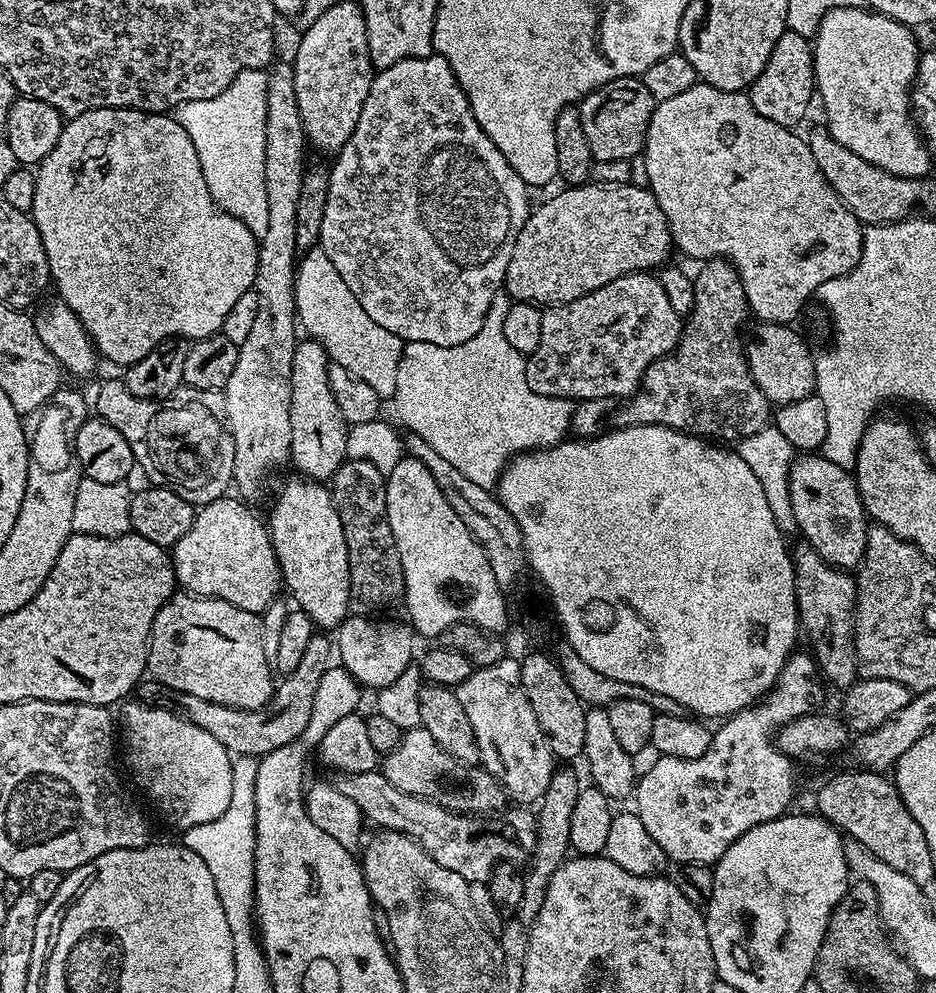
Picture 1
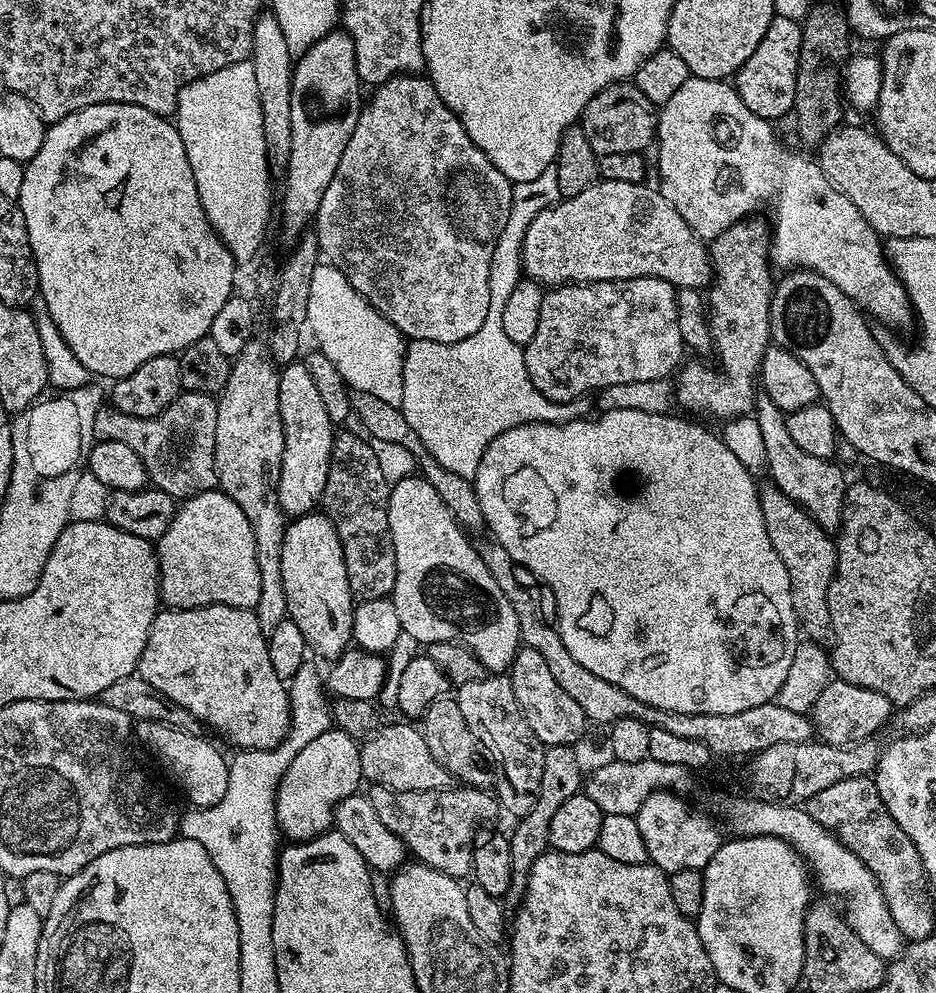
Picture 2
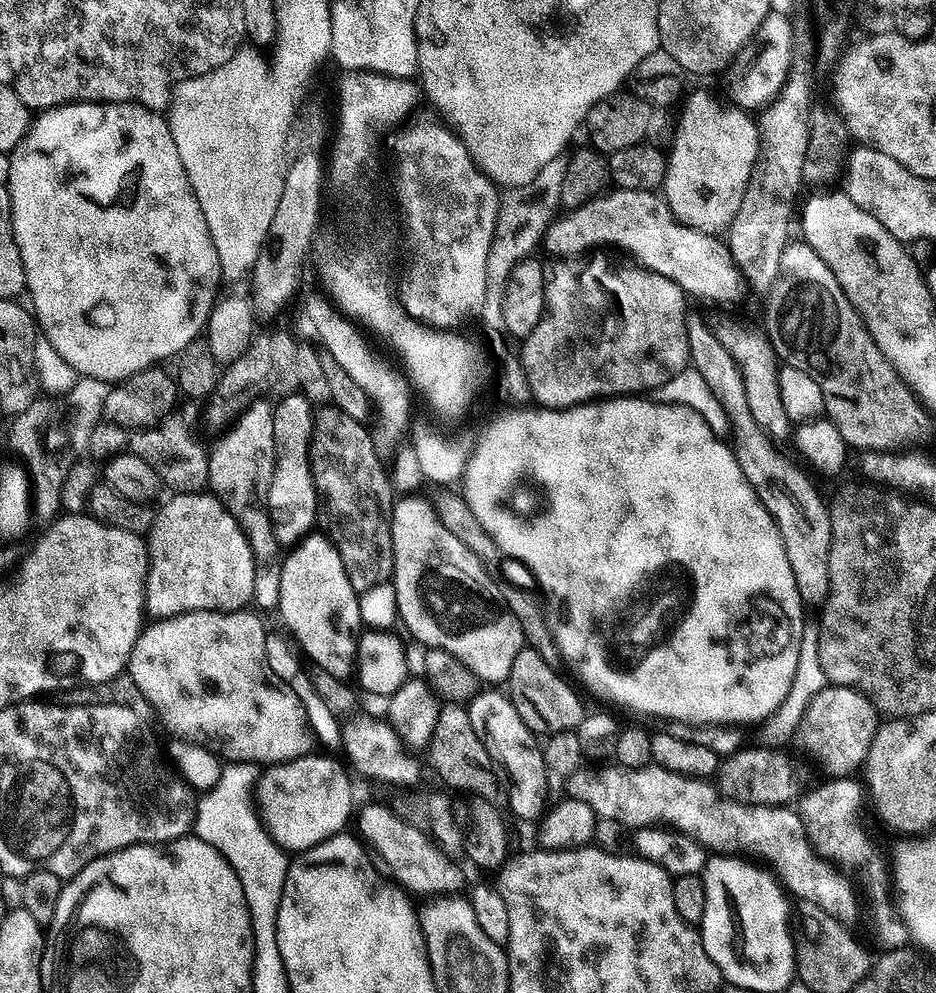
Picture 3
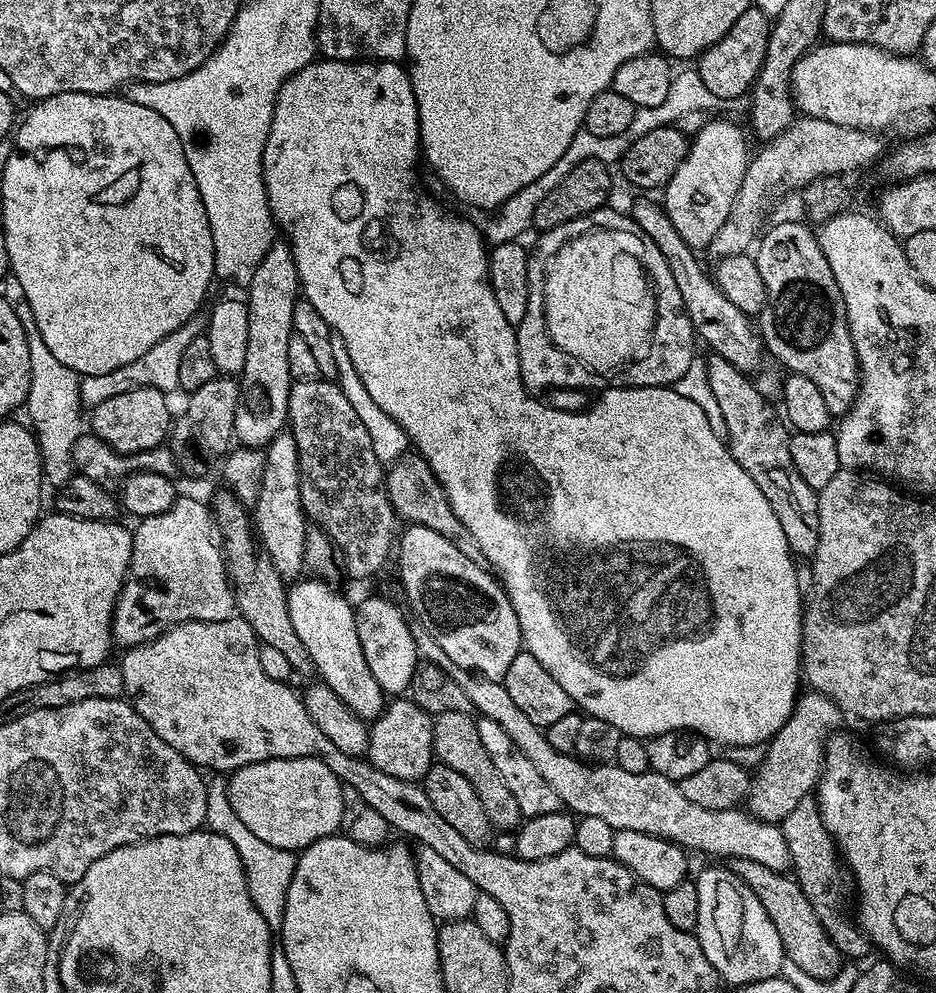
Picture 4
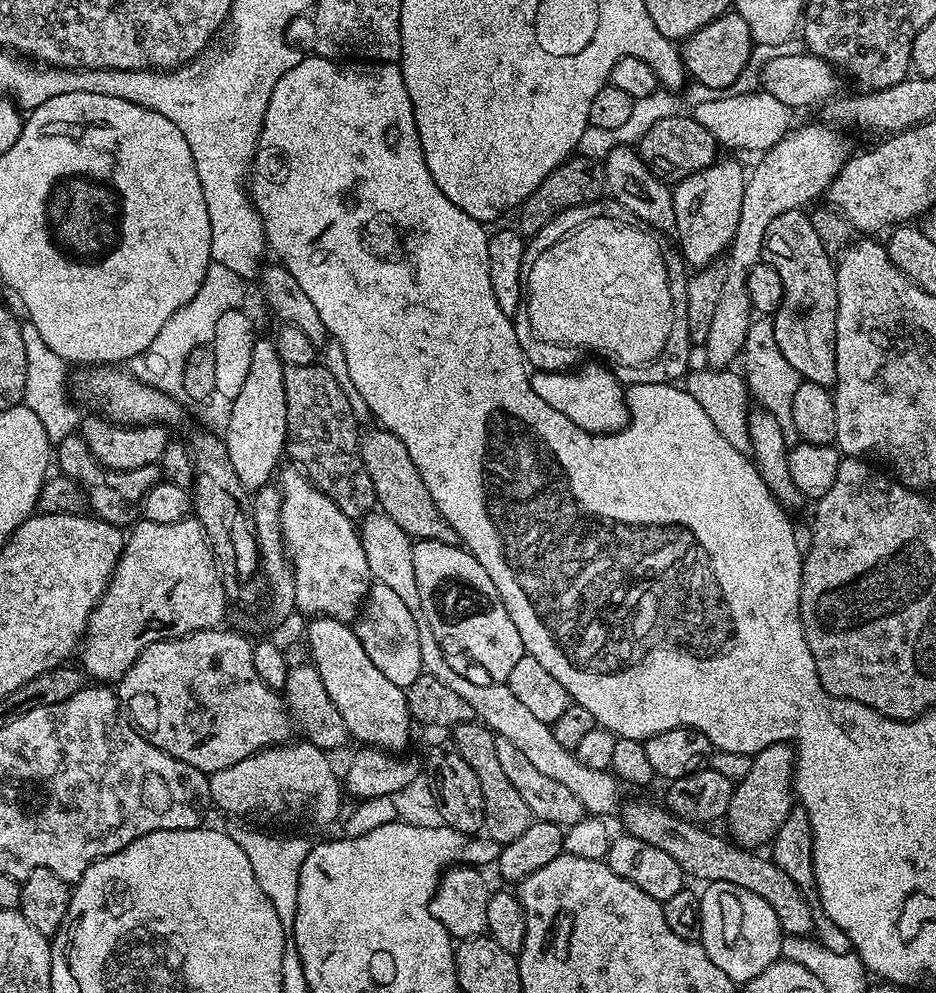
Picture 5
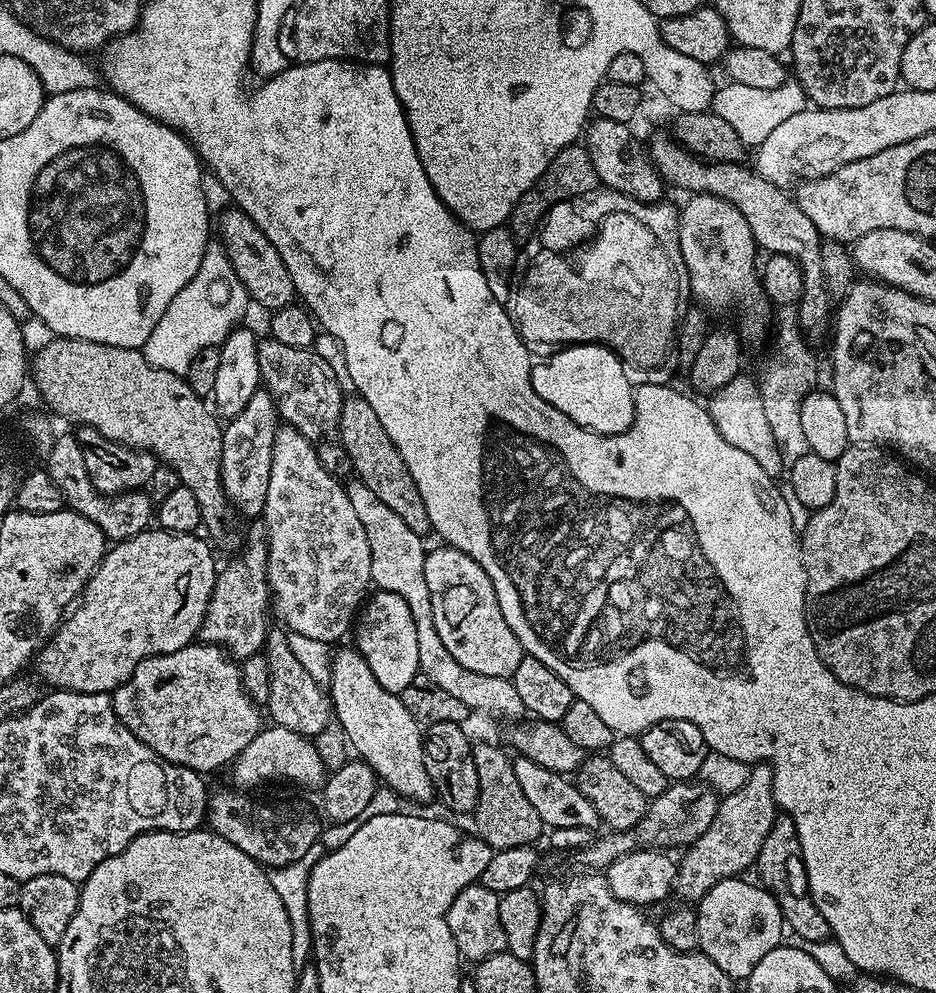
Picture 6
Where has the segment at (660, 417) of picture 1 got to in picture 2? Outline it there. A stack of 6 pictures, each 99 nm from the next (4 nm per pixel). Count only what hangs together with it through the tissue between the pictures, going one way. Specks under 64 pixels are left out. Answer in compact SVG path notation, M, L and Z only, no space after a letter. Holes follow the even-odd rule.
M756 218L731 224L710 244L712 279L706 289L706 311L714 356L720 359L720 368L685 363L674 380L677 405L692 412L705 412L719 422L736 420L755 409L760 364L772 338L770 306L774 279L768 265L768 228L762 221L752 219Z

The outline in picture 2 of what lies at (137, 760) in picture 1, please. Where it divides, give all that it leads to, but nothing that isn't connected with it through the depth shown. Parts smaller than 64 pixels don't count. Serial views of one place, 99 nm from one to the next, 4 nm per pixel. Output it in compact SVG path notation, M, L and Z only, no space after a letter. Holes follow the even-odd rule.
M141 720L135 725L134 736L137 741L152 747L152 752L164 763L164 768L180 783L182 791L188 795L188 804L194 808L209 808L218 802L222 802L222 794L226 794L228 785L228 760L208 740L203 740L203 735L194 732L183 732L177 728L171 728L169 724L157 724L151 720Z

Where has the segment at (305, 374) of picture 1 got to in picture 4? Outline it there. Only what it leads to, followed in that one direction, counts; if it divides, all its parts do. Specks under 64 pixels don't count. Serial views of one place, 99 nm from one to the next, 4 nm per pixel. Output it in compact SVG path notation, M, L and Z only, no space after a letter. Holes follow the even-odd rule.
M285 430L275 436L264 452L264 470L262 486L254 505L254 528L258 533L259 543L269 552L270 563L286 582L301 579L305 571L304 551L310 531L310 520L304 514L302 494L300 493L300 463L298 446L291 431Z

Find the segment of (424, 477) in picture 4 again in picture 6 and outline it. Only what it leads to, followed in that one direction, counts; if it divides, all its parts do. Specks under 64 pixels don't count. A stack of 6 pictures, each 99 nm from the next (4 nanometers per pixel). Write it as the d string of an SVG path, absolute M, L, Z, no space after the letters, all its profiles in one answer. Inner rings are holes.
M352 394L345 399L340 415L340 441L352 463L355 479L360 480L370 490L374 490L374 498L383 502L414 534L427 537L432 532L430 514L426 514L426 502L422 502L422 494L418 494L418 486L414 486L414 478L410 478L410 470L406 470L406 462L402 462L402 454L398 454L398 446L390 442L390 434L382 430L382 422L378 422L378 414L359 394Z

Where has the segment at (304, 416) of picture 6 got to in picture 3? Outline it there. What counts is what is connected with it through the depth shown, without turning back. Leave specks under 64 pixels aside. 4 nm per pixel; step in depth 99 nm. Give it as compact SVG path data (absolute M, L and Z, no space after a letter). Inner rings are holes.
M320 406L312 418L310 462L316 487L318 516L328 541L338 550L342 566L346 566L346 578L357 594L370 590L370 586L389 583L394 566L394 542L392 541L392 506L394 489L388 480L388 469L380 458L372 441L371 431L359 420L350 418L335 406Z

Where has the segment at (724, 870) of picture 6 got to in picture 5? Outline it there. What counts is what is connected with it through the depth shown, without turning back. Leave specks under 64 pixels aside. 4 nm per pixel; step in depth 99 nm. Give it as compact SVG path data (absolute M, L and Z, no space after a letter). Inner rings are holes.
M775 744L766 750L757 752L752 757L752 765L749 773L742 777L732 789L730 806L726 817L726 825L732 833L731 839L742 848L760 850L771 845L772 839L778 834L782 822L786 822L786 814L794 807L794 789L792 786L792 774L796 770L796 754L791 744Z

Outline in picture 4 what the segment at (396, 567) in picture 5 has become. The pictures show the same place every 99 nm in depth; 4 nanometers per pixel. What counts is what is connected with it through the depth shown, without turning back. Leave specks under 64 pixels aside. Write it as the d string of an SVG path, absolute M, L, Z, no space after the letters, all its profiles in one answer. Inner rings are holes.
M421 624L411 625L416 650L429 664L436 664L462 690L466 690L466 698L470 698L473 709L480 716L490 718L510 734L510 742L534 765L534 770L546 778L546 783L555 790L561 805L567 811L581 816L597 816L606 818L610 826L617 832L622 830L638 830L661 840L671 840L685 850L693 848L696 852L705 852L708 856L728 856L729 861L750 858L750 862L762 862L762 866L770 866L770 870L787 873L792 859L786 846L784 830L780 824L771 824L759 820L747 810L731 808L730 810L706 810L706 806L697 806L690 802L686 794L682 794L679 783L654 771L642 774L629 774L614 762L593 764L585 762L575 755L554 750L550 746L547 735L518 706L514 706L514 698L506 694L503 683L499 680L485 680L460 668L446 654L442 654L442 646L430 638L430 634Z

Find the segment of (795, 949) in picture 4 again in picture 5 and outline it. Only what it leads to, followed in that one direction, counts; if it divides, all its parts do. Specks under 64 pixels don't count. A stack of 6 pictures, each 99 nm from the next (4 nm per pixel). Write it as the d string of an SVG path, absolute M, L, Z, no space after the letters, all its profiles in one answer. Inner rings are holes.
M632 800L619 809L618 817L624 823L623 831L634 838L642 838L642 842L650 842L650 846L658 846L658 850L666 850L678 866L682 866L685 877L704 880L708 884L714 882L730 882L734 886L742 886L742 890L750 890L758 894L774 910L780 923L781 933L790 936L807 936L814 928L814 908L808 905L809 897L794 886L794 881L779 868L767 855L751 848L742 848L731 839L723 840L720 836L708 832L707 827L683 820L671 812L651 804L648 800Z

